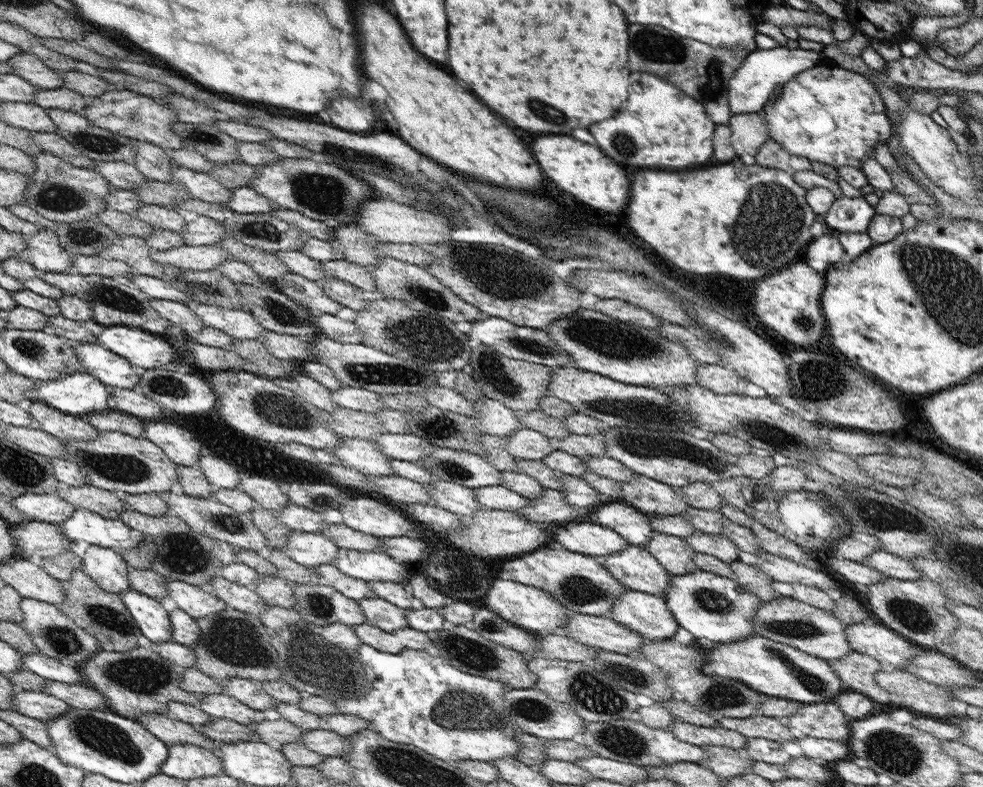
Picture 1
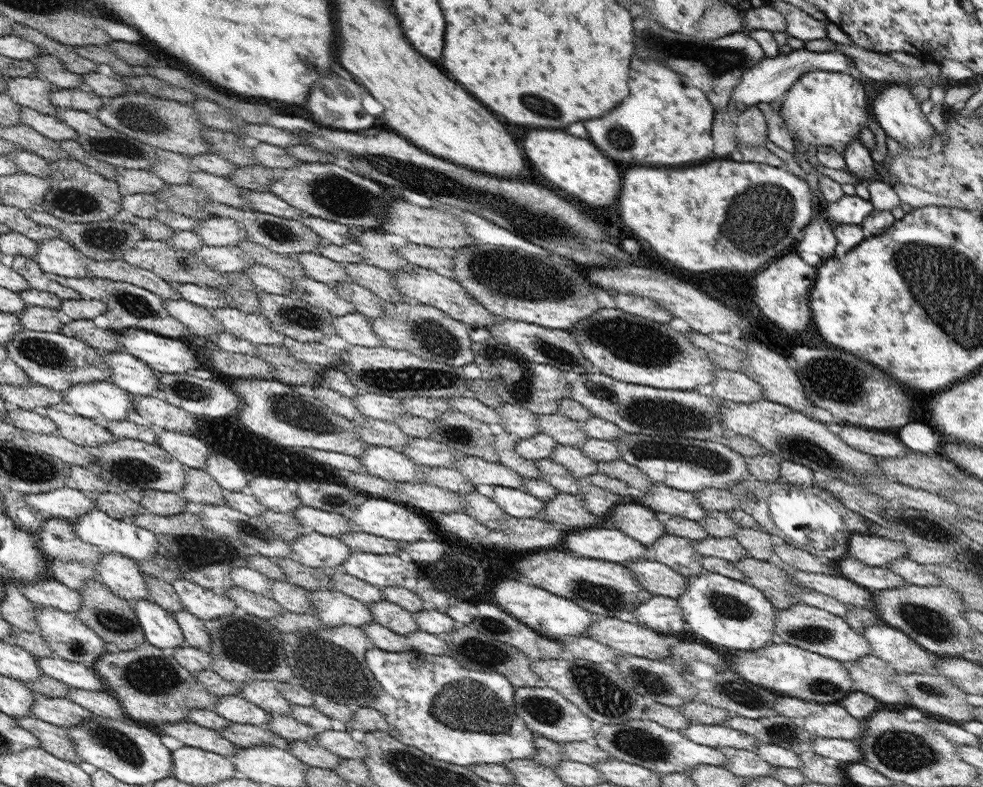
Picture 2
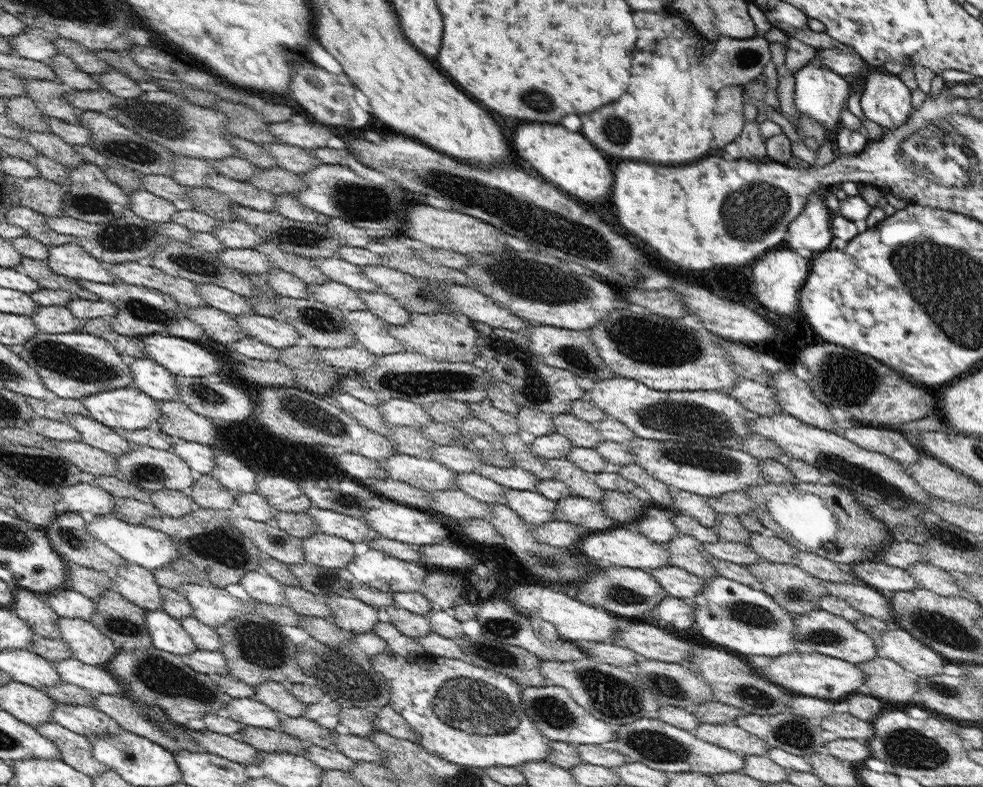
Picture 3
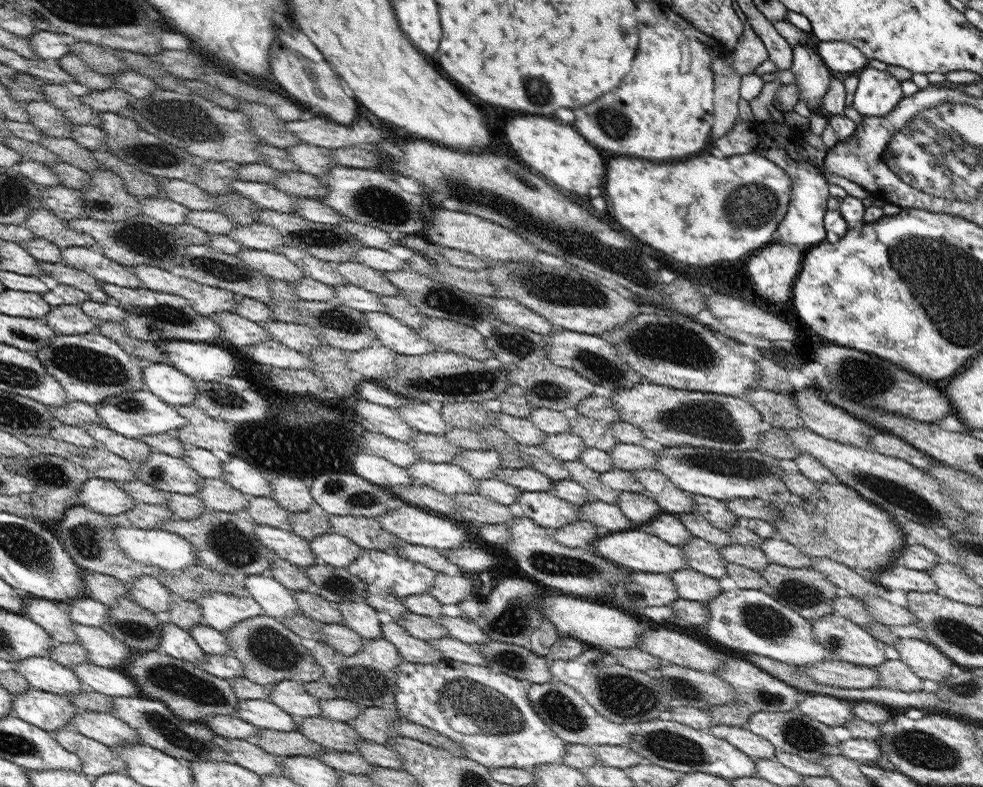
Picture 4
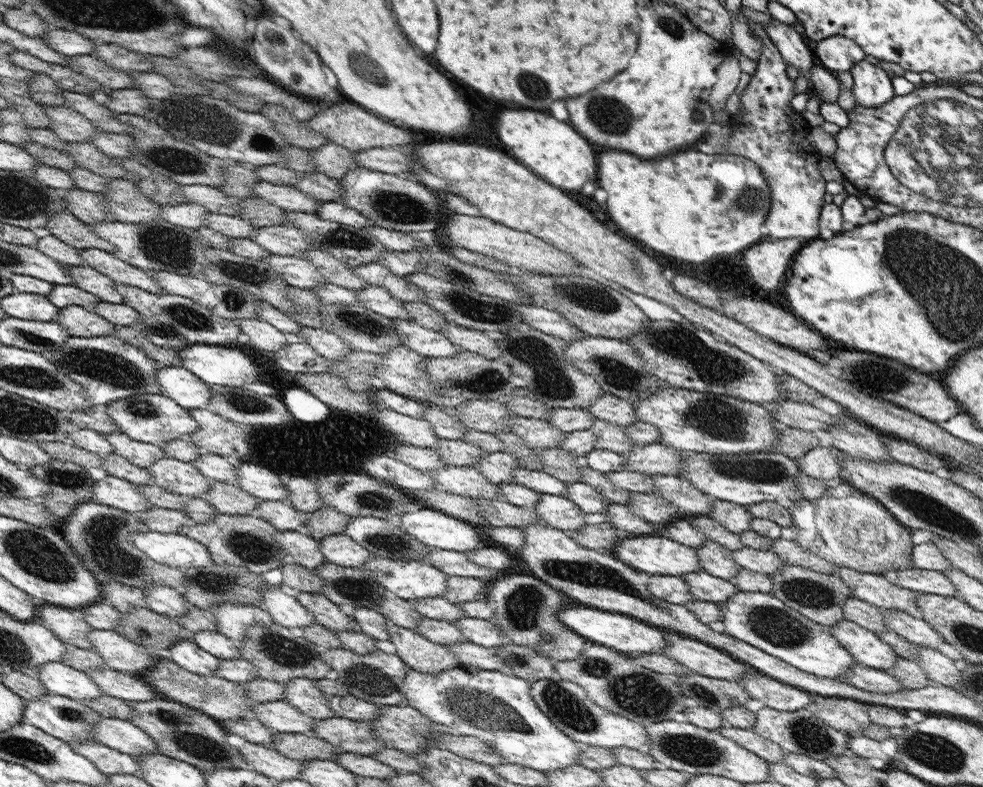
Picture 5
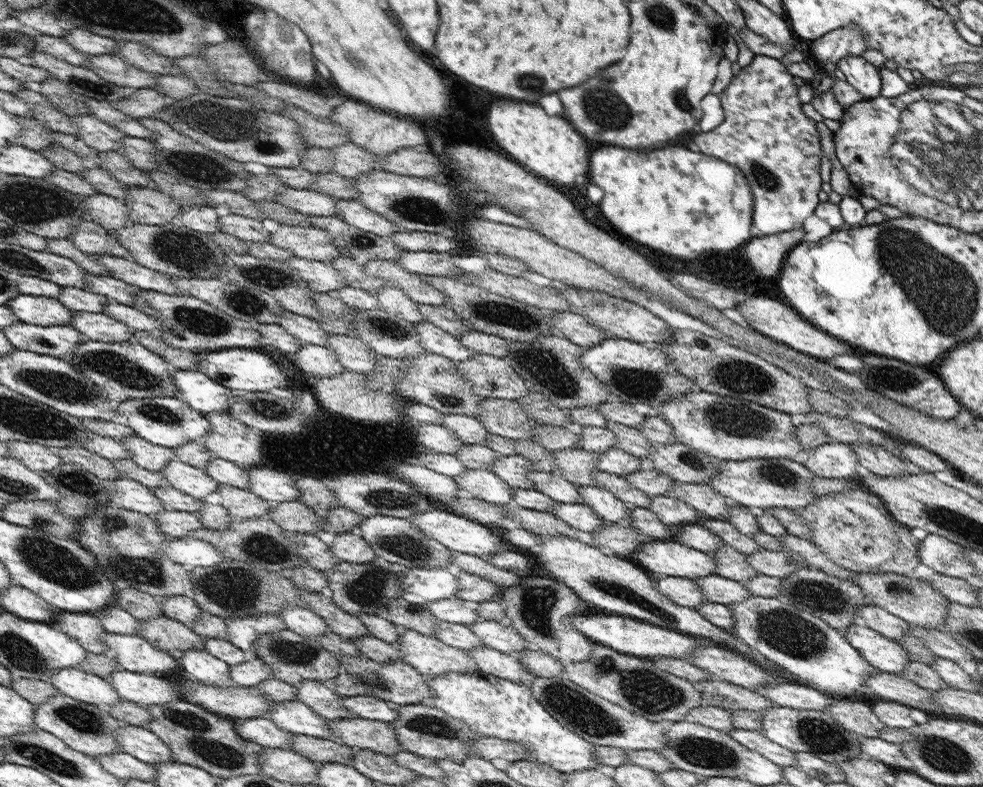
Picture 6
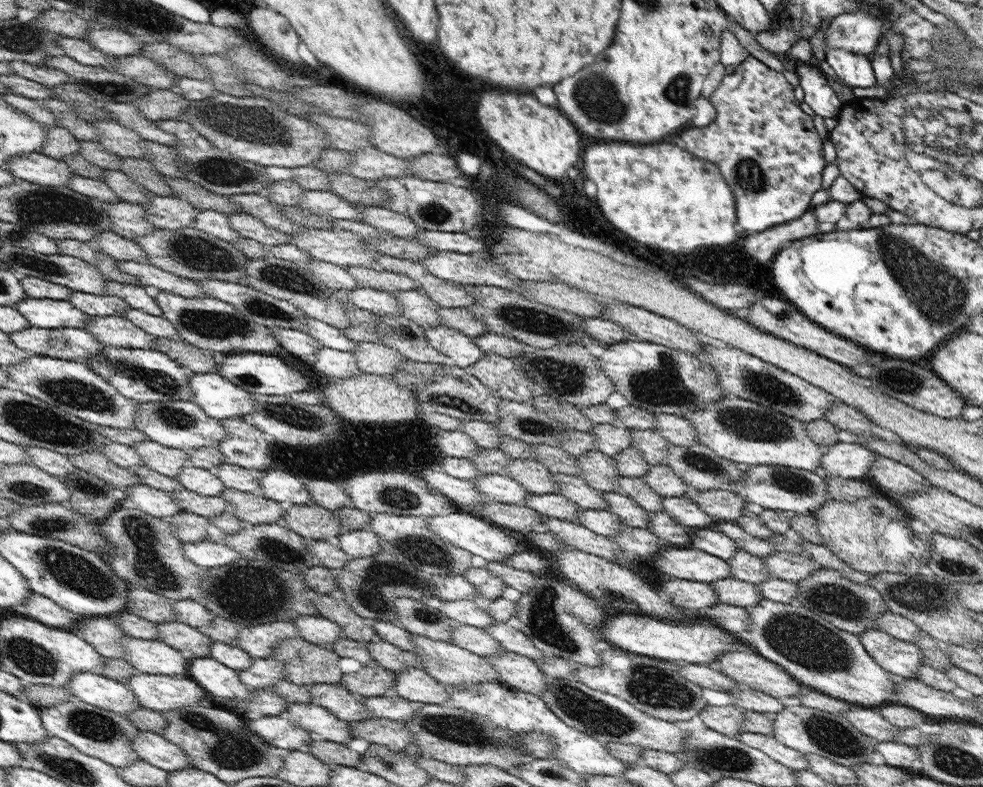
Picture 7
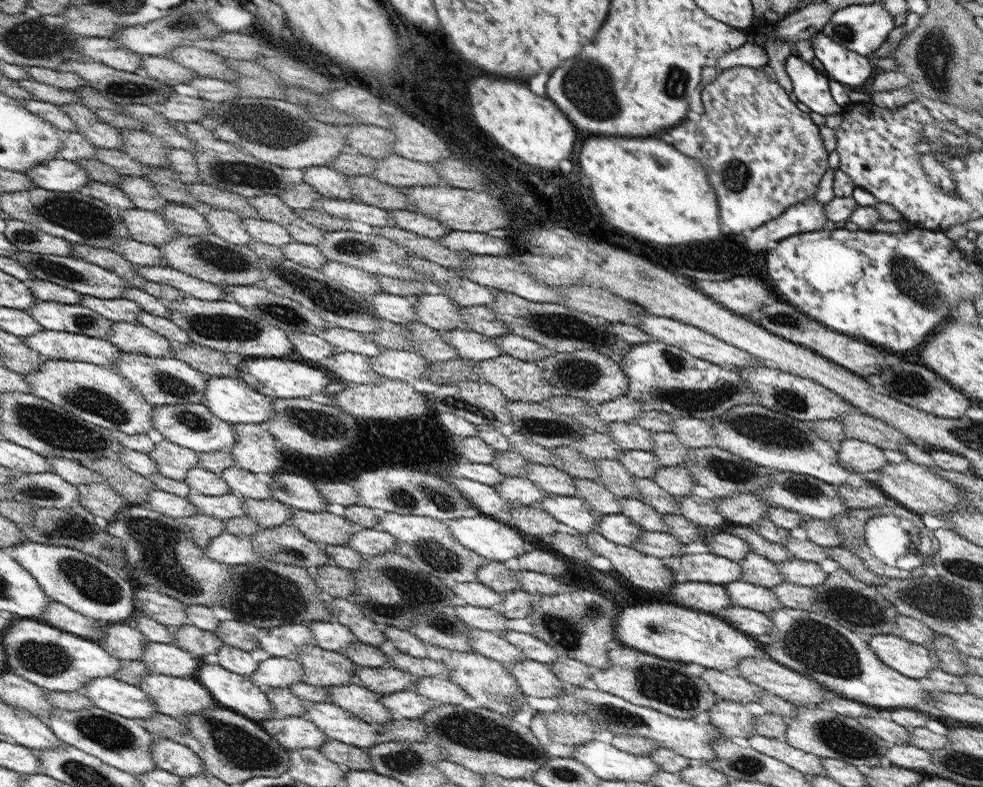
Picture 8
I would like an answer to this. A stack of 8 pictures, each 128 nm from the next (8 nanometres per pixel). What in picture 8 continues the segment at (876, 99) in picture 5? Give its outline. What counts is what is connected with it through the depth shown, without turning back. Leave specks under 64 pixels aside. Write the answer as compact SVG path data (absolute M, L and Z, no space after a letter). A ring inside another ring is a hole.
M819 32L813 36L814 56L825 68L825 75L841 85L861 87L871 77L871 65L867 56L861 56L831 41Z

